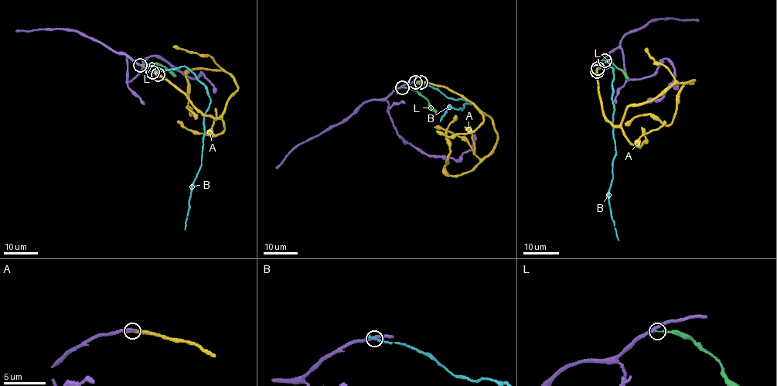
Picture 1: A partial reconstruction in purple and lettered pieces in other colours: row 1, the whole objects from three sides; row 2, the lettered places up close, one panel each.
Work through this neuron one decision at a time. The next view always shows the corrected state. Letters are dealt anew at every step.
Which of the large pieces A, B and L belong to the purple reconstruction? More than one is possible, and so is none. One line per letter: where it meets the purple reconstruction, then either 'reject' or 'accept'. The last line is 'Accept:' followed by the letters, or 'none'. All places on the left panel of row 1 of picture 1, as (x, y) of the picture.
A: meets purple at (158, 74); reject
B: meets purple at (152, 72); reject
L: meets purple at (140, 65); accept
Accept: L

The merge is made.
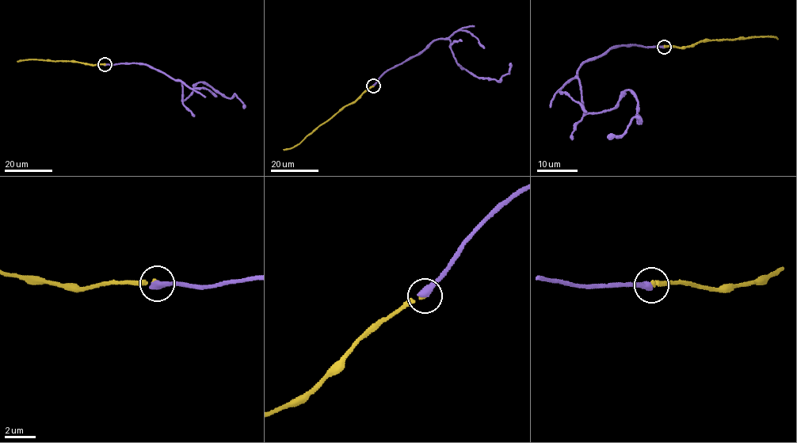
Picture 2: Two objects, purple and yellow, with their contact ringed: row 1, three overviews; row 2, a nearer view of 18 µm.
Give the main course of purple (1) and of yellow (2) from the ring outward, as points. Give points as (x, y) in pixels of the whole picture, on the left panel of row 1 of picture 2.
1: (105, 64), (146, 63), (181, 81), (183, 100), (197, 83), (203, 82), (229, 98), (234, 94), (244, 106)
2: (105, 64), (32, 59), (17, 62)

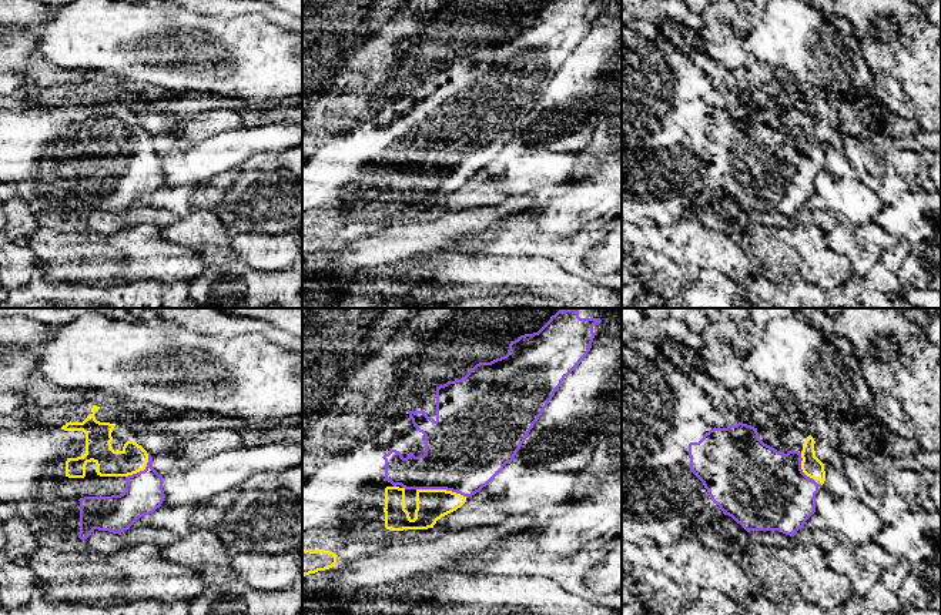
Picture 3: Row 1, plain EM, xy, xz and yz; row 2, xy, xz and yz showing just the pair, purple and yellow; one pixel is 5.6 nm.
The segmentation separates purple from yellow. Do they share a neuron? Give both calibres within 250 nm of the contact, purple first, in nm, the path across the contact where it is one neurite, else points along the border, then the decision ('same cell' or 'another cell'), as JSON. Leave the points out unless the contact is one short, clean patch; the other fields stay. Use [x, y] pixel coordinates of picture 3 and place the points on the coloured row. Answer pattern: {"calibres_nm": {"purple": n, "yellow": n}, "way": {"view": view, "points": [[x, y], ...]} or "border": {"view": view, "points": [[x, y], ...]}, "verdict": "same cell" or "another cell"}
{"calibres_nm": {"purple": 440, "yellow": 180}, "way": {"view": "xz", "points": [[464, 450], [444, 477], [442, 488], [431, 504]]}, "verdict": "same cell"}

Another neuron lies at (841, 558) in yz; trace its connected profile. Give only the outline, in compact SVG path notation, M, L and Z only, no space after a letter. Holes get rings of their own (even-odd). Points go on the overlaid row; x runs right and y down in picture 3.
M837 544L826 552L827 565L848 578L855 594L867 595L880 581L883 569L877 565L863 562L851 547Z

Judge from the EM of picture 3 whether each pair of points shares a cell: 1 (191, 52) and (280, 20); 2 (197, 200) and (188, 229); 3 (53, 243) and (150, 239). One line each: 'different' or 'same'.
1: different
2: different
3: same

